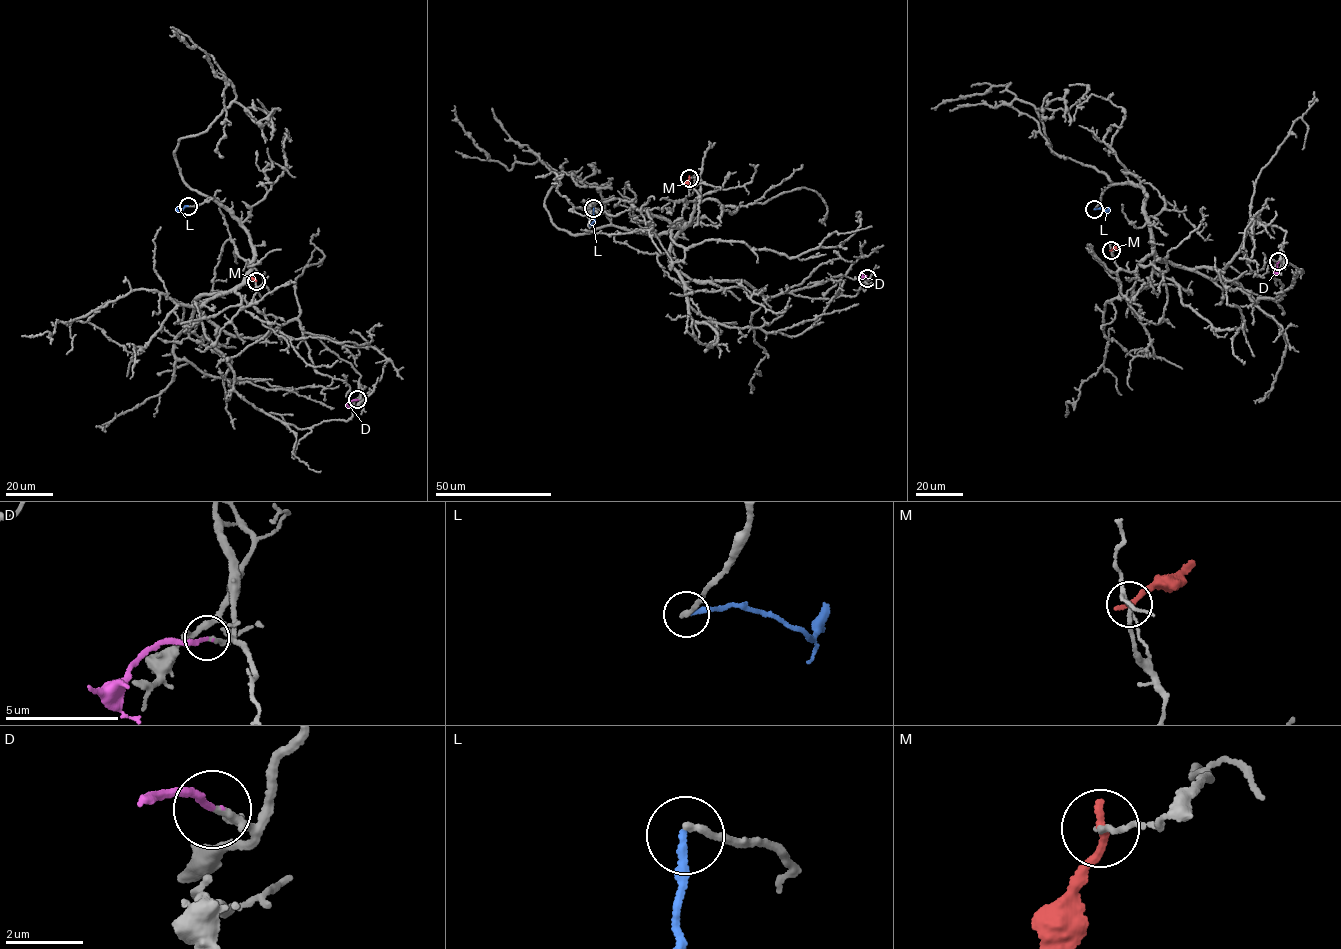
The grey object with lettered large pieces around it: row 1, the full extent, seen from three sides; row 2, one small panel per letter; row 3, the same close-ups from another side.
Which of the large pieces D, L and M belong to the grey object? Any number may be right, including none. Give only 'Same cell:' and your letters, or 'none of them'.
Same cell: D

